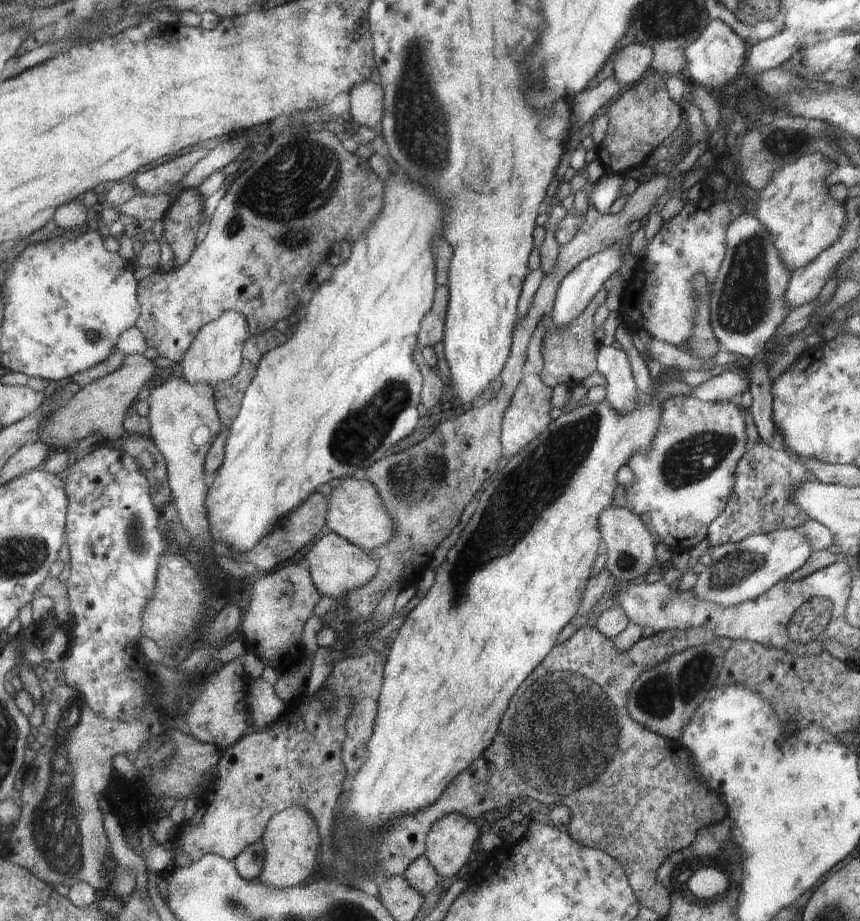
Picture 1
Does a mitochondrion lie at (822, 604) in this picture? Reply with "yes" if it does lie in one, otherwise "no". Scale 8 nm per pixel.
yes

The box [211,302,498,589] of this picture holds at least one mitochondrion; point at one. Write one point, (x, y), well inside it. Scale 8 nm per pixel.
(363, 432)

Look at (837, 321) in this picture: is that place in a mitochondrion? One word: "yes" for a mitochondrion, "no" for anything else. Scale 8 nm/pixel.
no

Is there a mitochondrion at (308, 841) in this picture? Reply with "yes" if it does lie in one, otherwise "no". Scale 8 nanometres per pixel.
no

